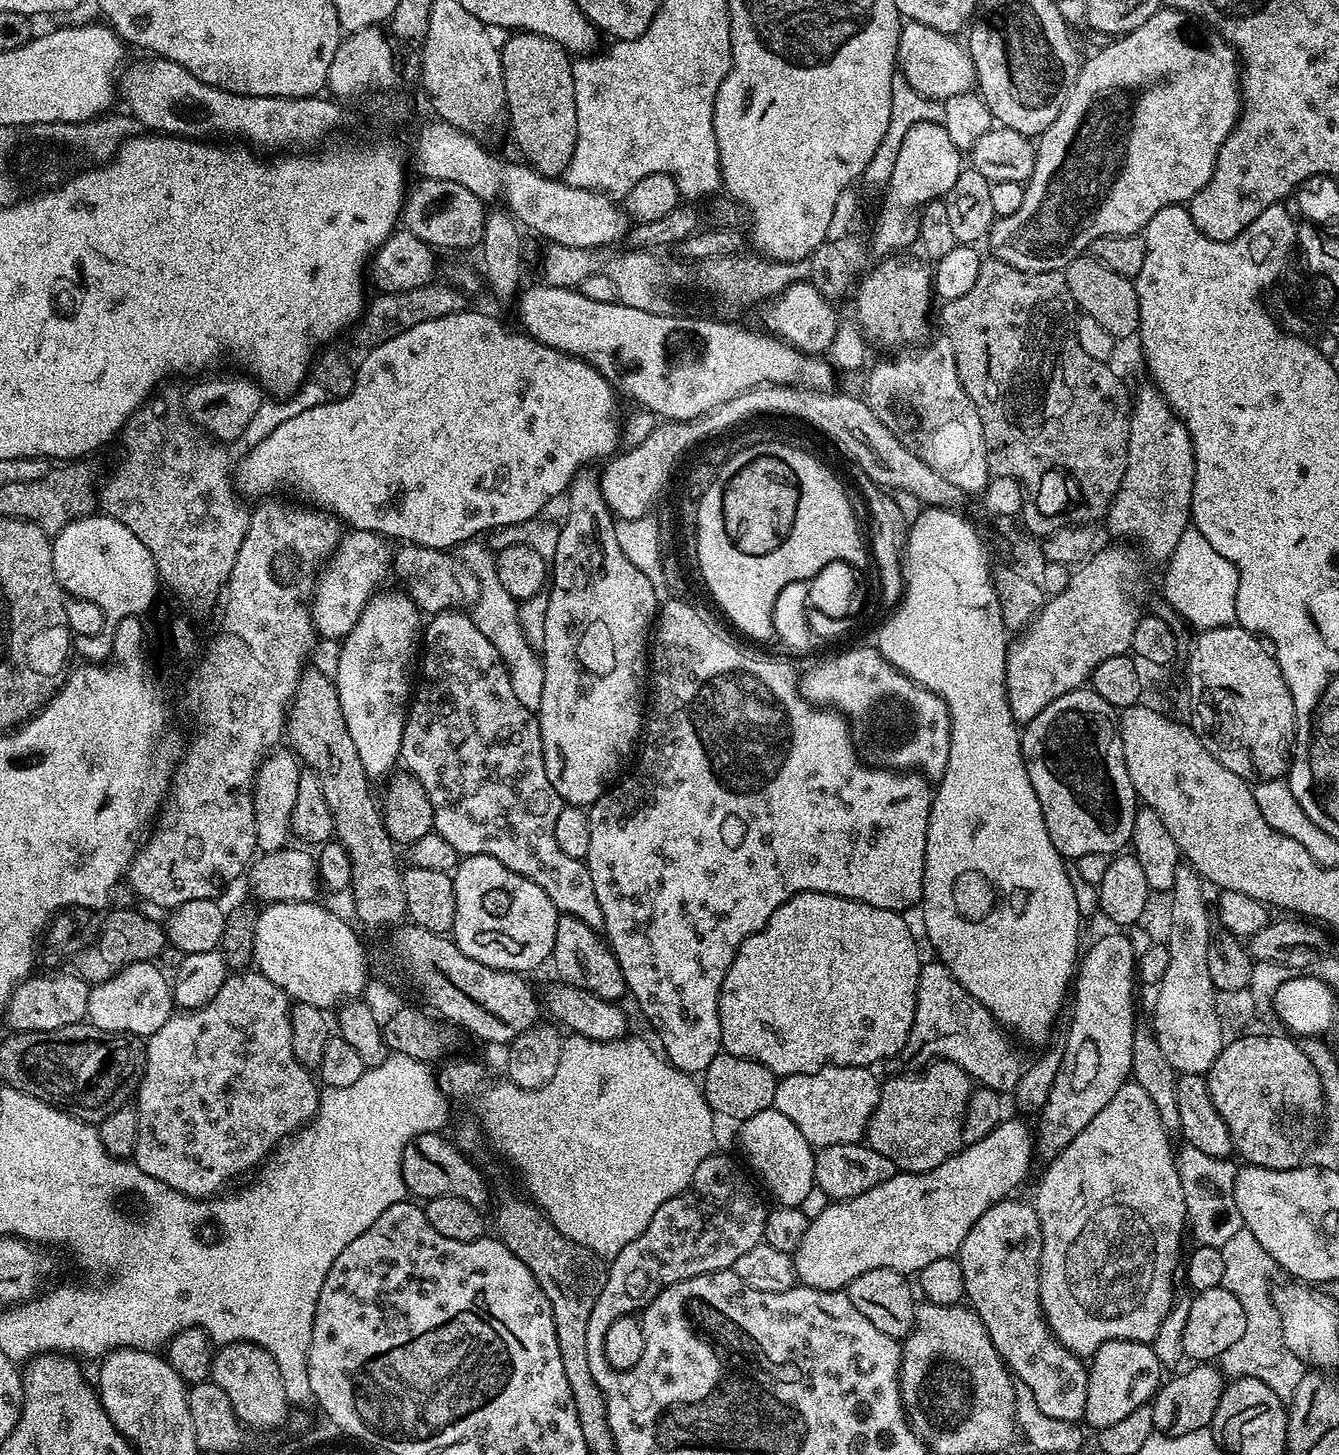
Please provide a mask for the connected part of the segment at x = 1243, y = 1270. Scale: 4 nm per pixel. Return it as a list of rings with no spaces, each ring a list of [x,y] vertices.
[[[1235,1238],[1226,1242],[1220,1249],[1222,1262],[1226,1265],[1222,1269],[1224,1282],[1222,1287],[1230,1290],[1238,1302],[1242,1302],[1242,1310],[1246,1313],[1246,1334],[1226,1350],[1218,1361],[1218,1367],[1225,1377],[1258,1378],[1258,1382],[1266,1382],[1278,1398],[1288,1402],[1299,1382],[1306,1373],[1306,1365],[1296,1355],[1288,1351],[1282,1338],[1282,1322],[1272,1301],[1273,1285],[1268,1285],[1268,1275],[1274,1272],[1272,1259],[1251,1238]]]

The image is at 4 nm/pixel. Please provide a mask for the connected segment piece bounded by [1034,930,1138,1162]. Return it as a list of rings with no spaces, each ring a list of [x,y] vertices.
[[[1112,930],[1105,936],[1100,936],[1086,951],[1079,957],[1078,967],[1074,973],[1074,1000],[1076,1005],[1072,1008],[1072,1025],[1064,1036],[1065,1054],[1062,1055],[1061,1065],[1058,1067],[1057,1077],[1054,1084],[1050,1087],[1050,1094],[1043,1109],[1038,1113],[1040,1125],[1034,1128],[1034,1152],[1040,1156],[1044,1162],[1051,1162],[1056,1159],[1057,1154],[1068,1145],[1118,1094],[1118,1090],[1123,1084],[1129,1083],[1132,1075],[1131,1066],[1131,1047],[1134,1043],[1135,1030],[1138,1017],[1136,1008],[1132,1005],[1134,1000],[1134,984],[1132,988],[1132,978],[1137,975],[1137,958],[1134,956],[1134,949],[1130,946],[1130,938],[1120,930]]]

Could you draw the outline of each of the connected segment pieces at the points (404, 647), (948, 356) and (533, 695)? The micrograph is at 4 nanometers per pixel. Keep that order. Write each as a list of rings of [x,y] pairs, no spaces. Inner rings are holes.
[[[400,590],[397,592],[384,591],[377,591],[376,595],[368,601],[358,622],[341,641],[340,647],[342,648],[338,654],[336,672],[334,671],[334,683],[336,692],[339,694],[339,705],[342,706],[346,728],[350,731],[350,738],[353,739],[354,746],[357,747],[363,769],[372,780],[389,775],[399,759],[406,705],[412,694],[410,678],[412,676],[413,679],[414,676],[414,664],[412,668],[414,646],[416,644],[417,647],[417,634],[422,624],[422,620],[408,620],[408,616],[404,616],[404,604],[408,604],[408,608],[417,607],[407,594]]]
[[[939,338],[933,344],[912,346],[899,354],[892,354],[889,360],[880,360],[868,372],[868,393],[866,399],[870,410],[878,414],[878,422],[886,426],[922,462],[942,474],[946,481],[960,487],[964,493],[983,493],[988,487],[988,447],[984,441],[982,422],[978,410],[970,402],[962,382],[958,378],[958,366],[954,362],[954,346],[946,338]]]
[[[464,541],[457,545],[456,556],[461,565],[473,575],[477,582],[477,595],[471,601],[468,615],[478,627],[494,650],[498,651],[499,657],[506,666],[507,673],[510,674],[510,686],[517,696],[518,702],[533,712],[539,711],[542,698],[542,686],[545,685],[545,674],[543,661],[536,656],[529,642],[527,635],[523,632],[519,624],[519,605],[513,597],[506,593],[502,587],[502,582],[498,579],[495,555],[488,552],[481,541]]]

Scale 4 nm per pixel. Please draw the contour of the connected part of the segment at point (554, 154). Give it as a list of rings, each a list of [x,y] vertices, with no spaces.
[[[517,31],[504,41],[500,52],[505,76],[506,116],[512,119],[512,136],[525,161],[543,176],[563,177],[576,145],[576,107],[574,106],[574,74],[572,60],[564,47],[542,34]]]

